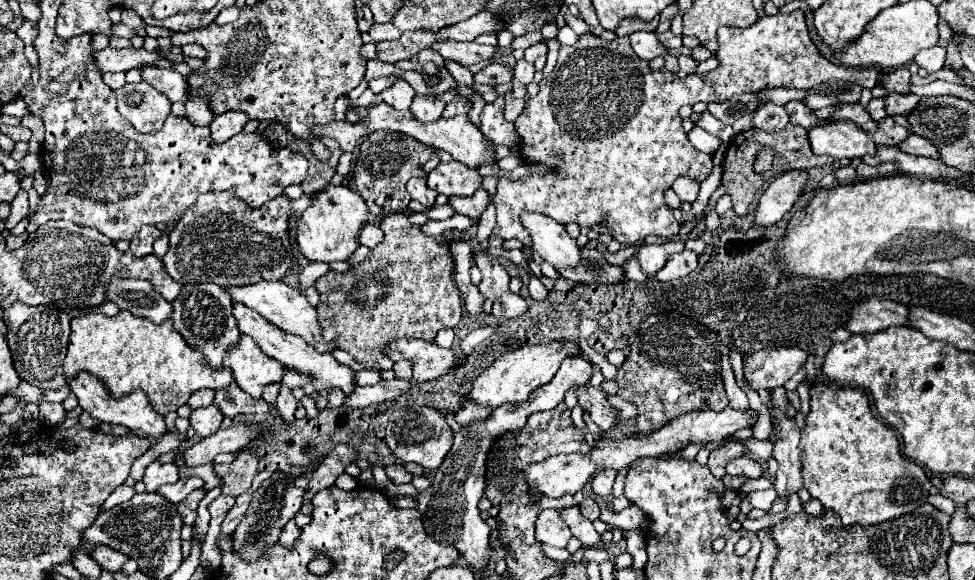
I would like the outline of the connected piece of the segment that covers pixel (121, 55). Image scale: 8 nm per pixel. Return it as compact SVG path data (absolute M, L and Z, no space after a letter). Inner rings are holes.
M105 48L105 50L93 54L93 60L95 60L99 72L103 72L103 74L105 72L129 72L131 68L139 68L143 64L153 64L155 60L159 60L161 57L156 52L145 52L143 48L141 50Z

